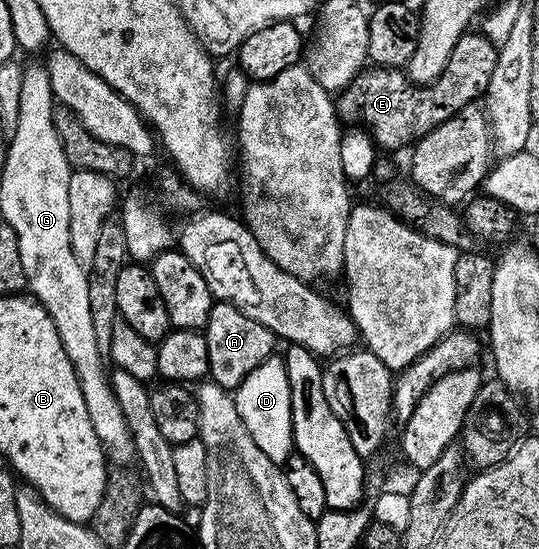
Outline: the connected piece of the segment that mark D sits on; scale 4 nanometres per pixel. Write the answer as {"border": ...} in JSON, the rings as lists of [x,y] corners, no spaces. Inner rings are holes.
{"border":[[[279,355],[267,356],[246,378],[234,389],[234,399],[238,414],[250,430],[258,450],[270,458],[270,462],[283,465],[293,455],[292,407],[290,406],[290,378],[286,378],[286,366]]]}

